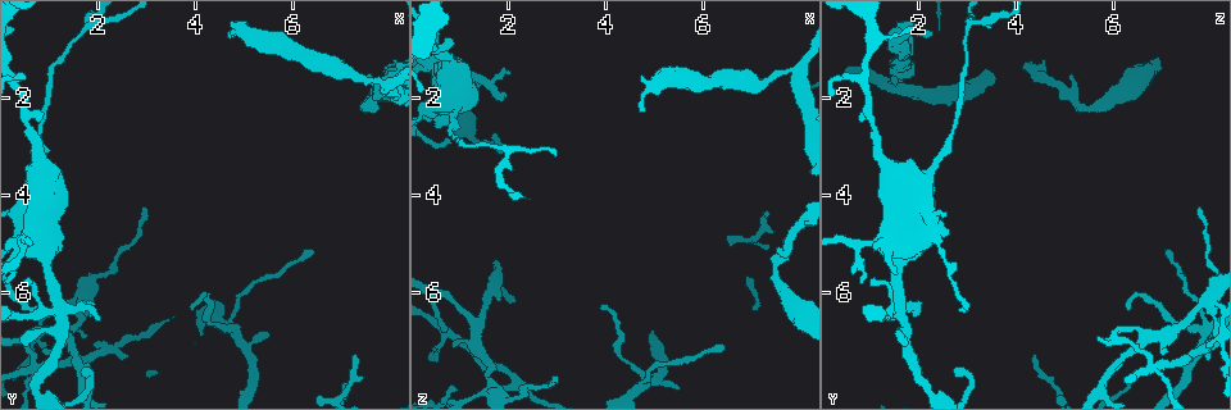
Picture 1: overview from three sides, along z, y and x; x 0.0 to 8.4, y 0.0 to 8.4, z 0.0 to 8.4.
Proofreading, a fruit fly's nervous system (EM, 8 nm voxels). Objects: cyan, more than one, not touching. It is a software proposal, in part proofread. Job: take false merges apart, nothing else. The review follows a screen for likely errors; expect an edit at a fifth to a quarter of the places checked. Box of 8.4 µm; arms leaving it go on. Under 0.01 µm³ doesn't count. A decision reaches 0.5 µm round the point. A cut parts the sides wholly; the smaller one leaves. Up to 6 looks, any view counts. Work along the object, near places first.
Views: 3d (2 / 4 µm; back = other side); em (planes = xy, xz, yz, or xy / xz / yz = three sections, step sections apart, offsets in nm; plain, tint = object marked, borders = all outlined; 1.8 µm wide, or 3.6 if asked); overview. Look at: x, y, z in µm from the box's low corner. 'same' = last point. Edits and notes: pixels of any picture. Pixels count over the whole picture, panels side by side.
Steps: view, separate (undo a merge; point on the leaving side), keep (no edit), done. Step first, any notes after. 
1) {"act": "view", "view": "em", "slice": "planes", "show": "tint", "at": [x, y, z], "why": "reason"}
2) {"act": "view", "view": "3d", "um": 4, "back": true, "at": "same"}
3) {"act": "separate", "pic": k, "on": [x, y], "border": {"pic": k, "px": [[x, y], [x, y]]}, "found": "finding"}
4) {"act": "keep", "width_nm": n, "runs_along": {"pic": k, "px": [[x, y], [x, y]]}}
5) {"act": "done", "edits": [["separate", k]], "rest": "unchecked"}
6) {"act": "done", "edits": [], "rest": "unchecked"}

{"act": "view", "view": "em", "slice": "xy", "step": 8, "show": "tint", "at": [4.70, 6.65, 8.00], "why": "four arms meet"}

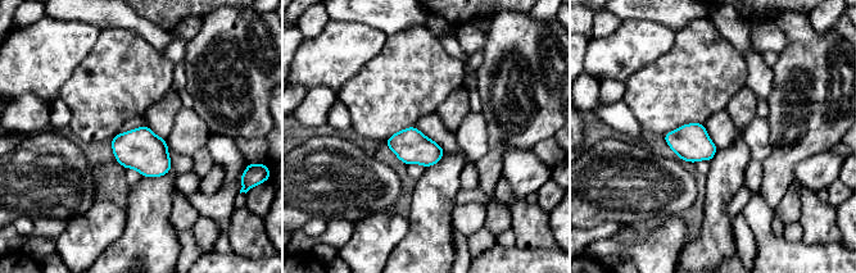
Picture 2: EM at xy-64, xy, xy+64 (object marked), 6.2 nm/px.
{"act": "view", "view": "em", "slice": "planes", "show": "tint", "at": "same", "why": "another direction"}

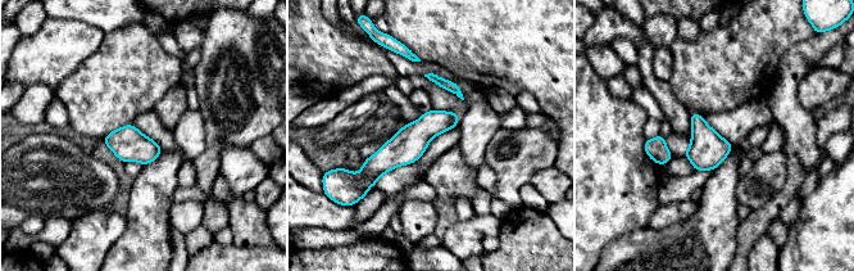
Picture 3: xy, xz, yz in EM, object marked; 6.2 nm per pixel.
{"act": "keep", "width_nm": 220, "runs_along": {"pic": 3, "px": [[455, 117], [428, 125], [366, 176]]}, "found": "all the same neuron"}

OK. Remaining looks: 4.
{"act": "view", "view": "em", "slice": "planes", "show": "plain", "at": [0.80, 7.55, 6.85], "why": "four or more arms meet"}

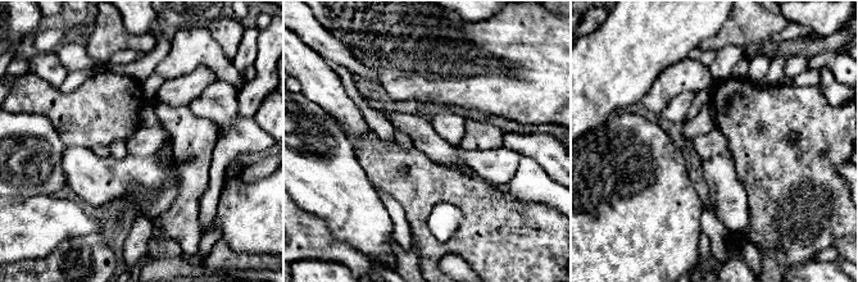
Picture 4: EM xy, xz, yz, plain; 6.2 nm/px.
{"act": "view", "view": "em", "slice": "planes", "show": "tint", "at": "same"}

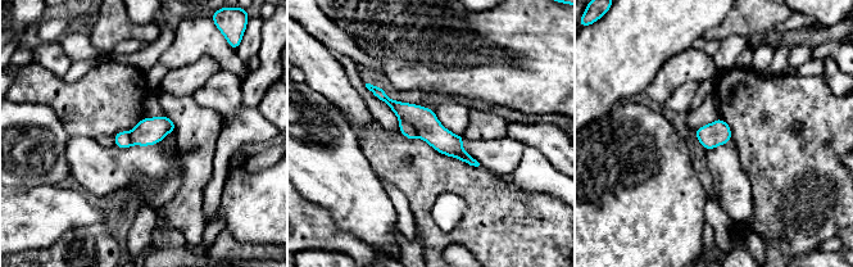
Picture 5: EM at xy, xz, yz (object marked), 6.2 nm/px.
{"act": "separate", "pic": 5, "on": [429, 129], "width_nm": 160, "part_leaving": {"pic": 5, "px": [[373, 89], [416, 114], [472, 162]]}, "found": "a second neuron is stuck on"}

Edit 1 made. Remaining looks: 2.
{"act": "done", "edits": [["separate", 5]], "rest": "unchecked"}

